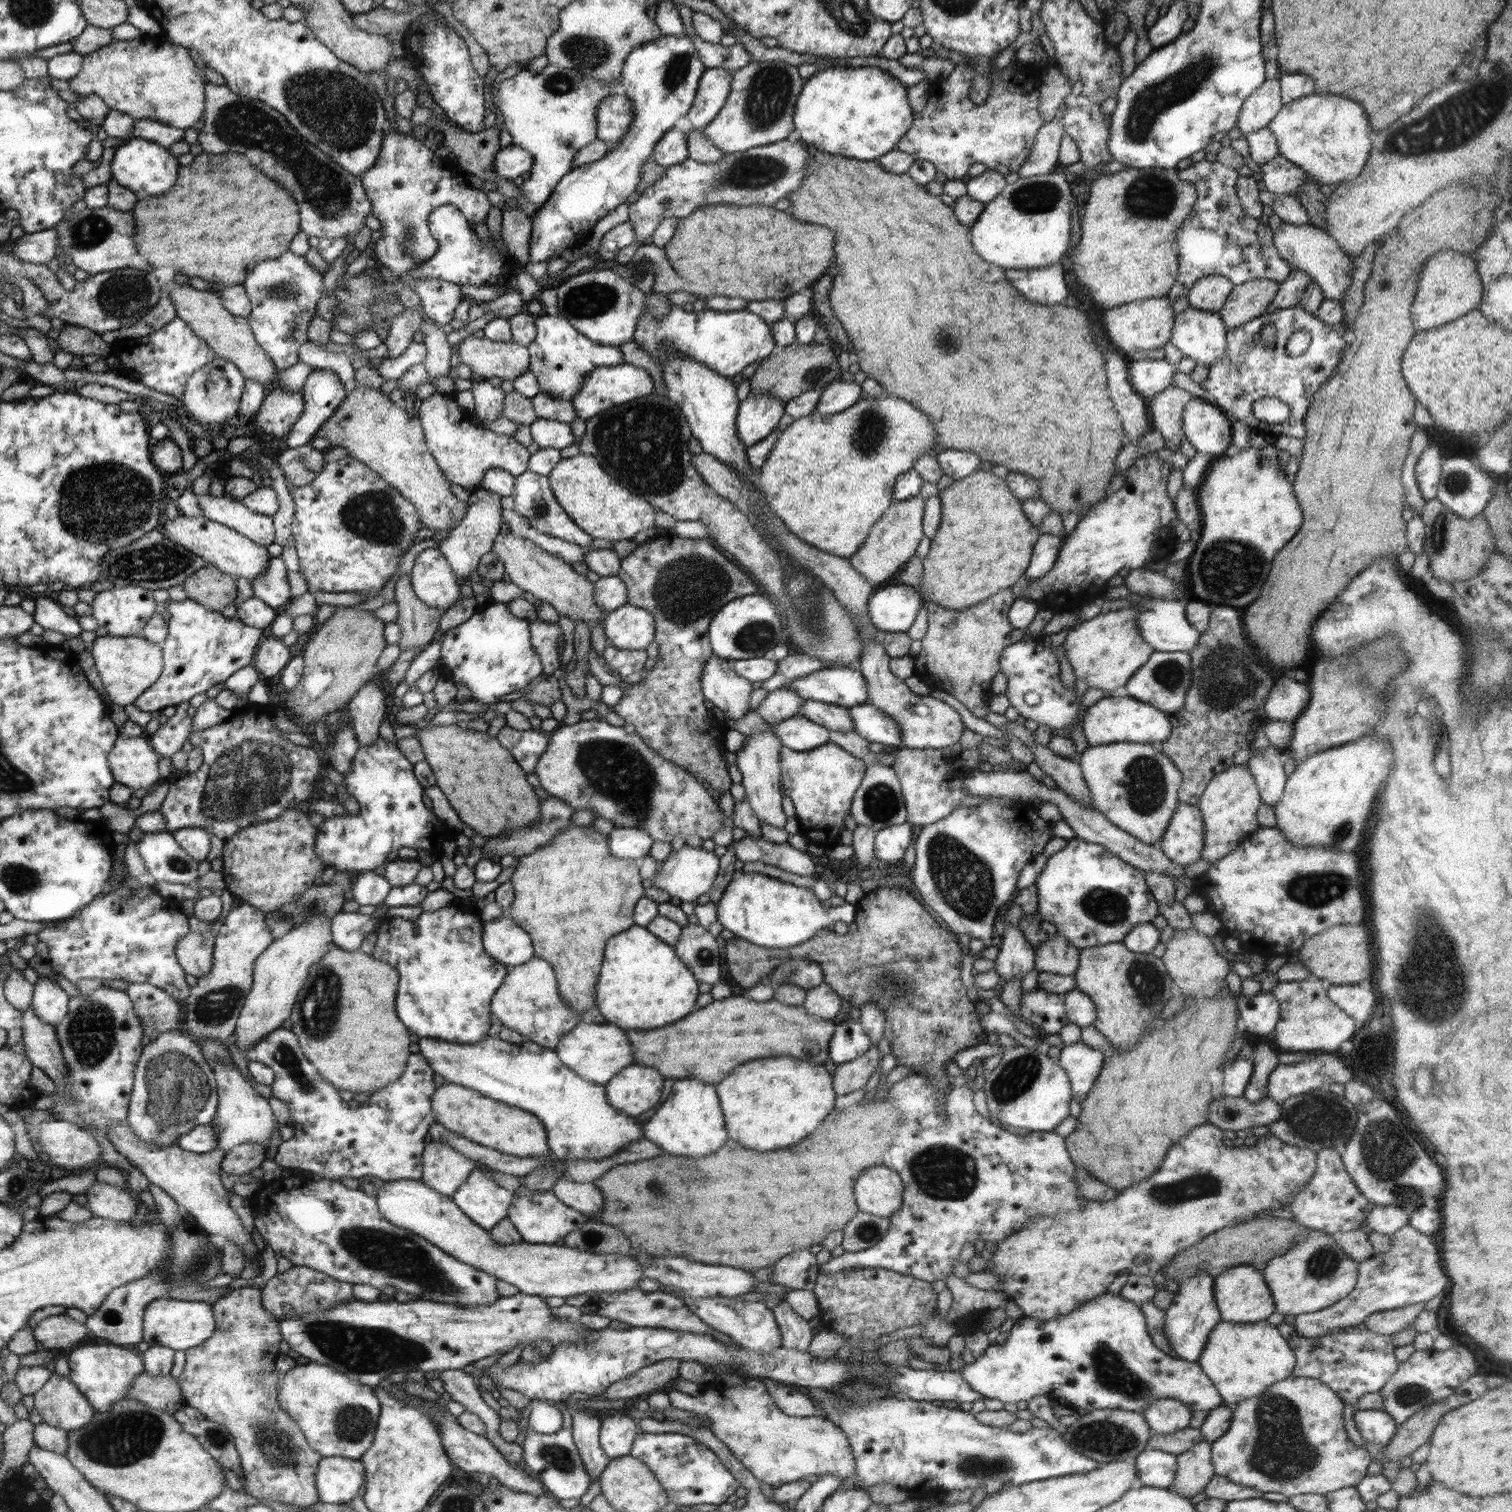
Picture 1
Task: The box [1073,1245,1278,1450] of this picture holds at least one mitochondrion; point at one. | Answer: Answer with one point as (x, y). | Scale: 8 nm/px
(1111, 1373)

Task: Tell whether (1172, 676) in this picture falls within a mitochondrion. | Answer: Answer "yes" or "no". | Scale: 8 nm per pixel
yes

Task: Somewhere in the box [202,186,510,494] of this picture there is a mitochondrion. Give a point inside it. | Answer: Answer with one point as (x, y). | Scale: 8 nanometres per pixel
(283, 290)

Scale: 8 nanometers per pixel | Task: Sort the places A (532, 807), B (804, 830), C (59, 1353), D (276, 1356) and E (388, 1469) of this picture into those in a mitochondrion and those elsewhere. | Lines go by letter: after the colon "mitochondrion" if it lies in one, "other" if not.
A: other
B: other
C: other
D: other
E: other

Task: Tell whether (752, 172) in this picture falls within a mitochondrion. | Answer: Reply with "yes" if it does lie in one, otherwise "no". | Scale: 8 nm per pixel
yes

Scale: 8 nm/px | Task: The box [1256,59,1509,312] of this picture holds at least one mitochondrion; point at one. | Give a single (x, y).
(1470, 111)

